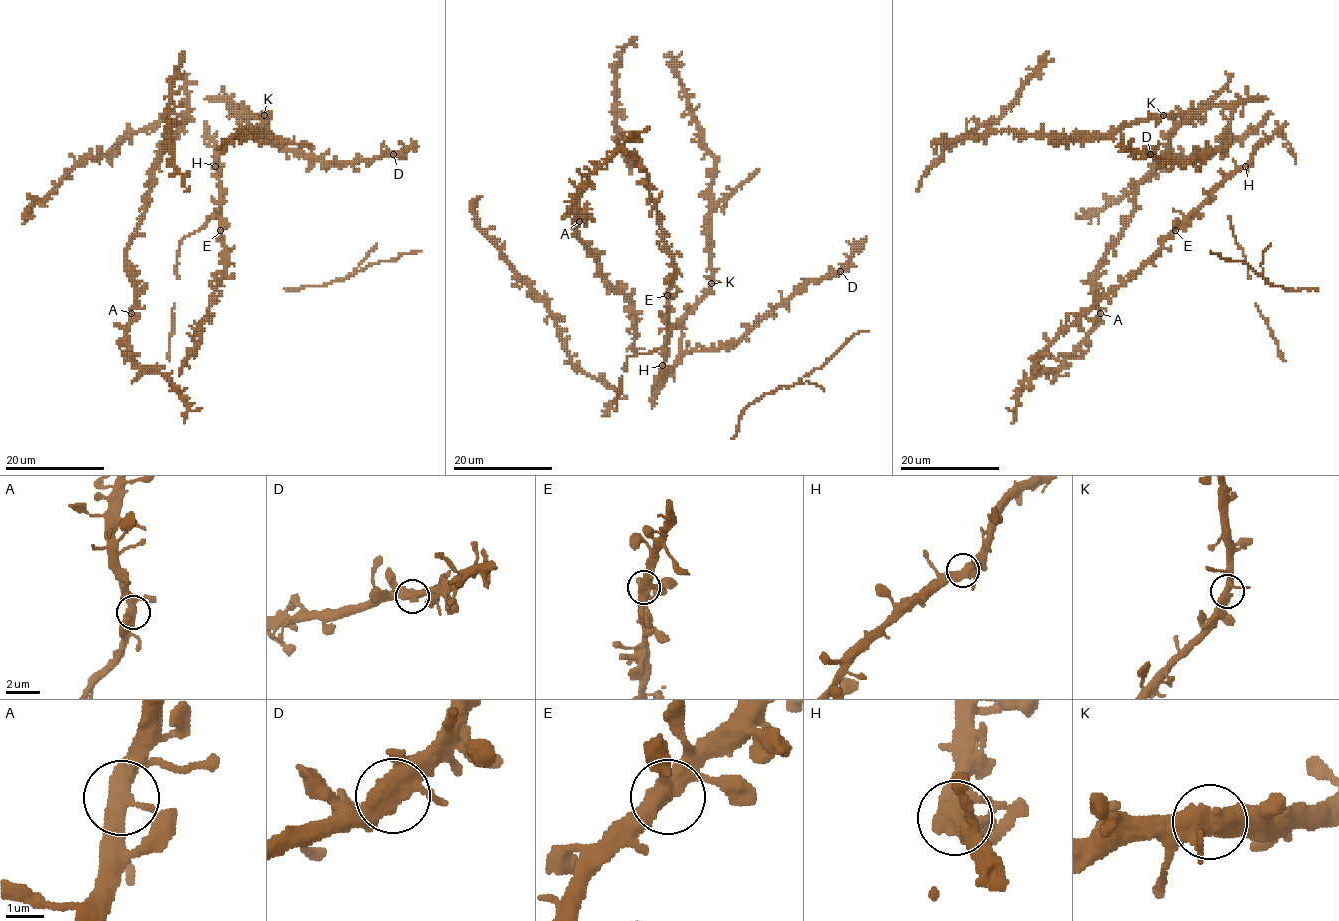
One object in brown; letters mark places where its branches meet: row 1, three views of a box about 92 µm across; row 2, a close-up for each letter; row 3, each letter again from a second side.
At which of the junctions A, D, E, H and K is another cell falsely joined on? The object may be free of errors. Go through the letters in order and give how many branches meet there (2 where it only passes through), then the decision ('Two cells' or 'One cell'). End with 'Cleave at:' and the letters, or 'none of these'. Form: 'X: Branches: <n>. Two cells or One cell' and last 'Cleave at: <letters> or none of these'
A: Branches: 4. One cell
D: Branches: 3. One cell
E: Branches: 3. One cell
H: Branches: 3. One cell
K: Branches: 3. One cell
Cleave at: none of these

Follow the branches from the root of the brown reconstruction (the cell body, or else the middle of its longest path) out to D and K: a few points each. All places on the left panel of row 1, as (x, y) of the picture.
D: (233, 104), (267, 141), (316, 158), (334, 163), (356, 163), (393, 154)
K: (233, 104), (238, 112), (263, 116)

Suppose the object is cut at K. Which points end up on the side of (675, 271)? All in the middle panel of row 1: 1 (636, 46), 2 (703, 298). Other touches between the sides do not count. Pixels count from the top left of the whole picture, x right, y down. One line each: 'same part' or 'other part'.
1: same part
2: same part

